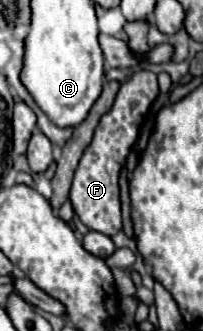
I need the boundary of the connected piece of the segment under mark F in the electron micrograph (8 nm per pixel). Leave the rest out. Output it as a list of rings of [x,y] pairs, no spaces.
[[[139,70],[131,74],[129,80],[121,82],[113,106],[105,112],[95,128],[91,144],[85,148],[79,166],[75,170],[71,186],[71,206],[79,220],[95,232],[113,236],[121,230],[121,200],[119,200],[119,172],[121,166],[139,136],[139,126],[149,112],[153,100],[159,94],[157,74],[149,70]]]

